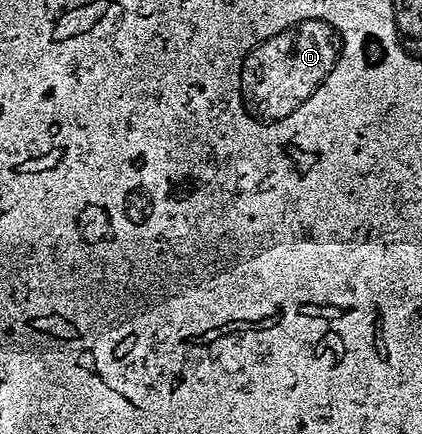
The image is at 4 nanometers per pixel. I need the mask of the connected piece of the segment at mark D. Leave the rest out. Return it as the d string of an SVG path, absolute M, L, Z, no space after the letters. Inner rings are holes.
M295 18L295 22L279 26L275 34L247 46L247 54L239 58L239 110L255 126L279 126L279 122L295 118L327 86L327 78L339 70L343 50L347 50L343 30L335 22L327 22L327 18Z

